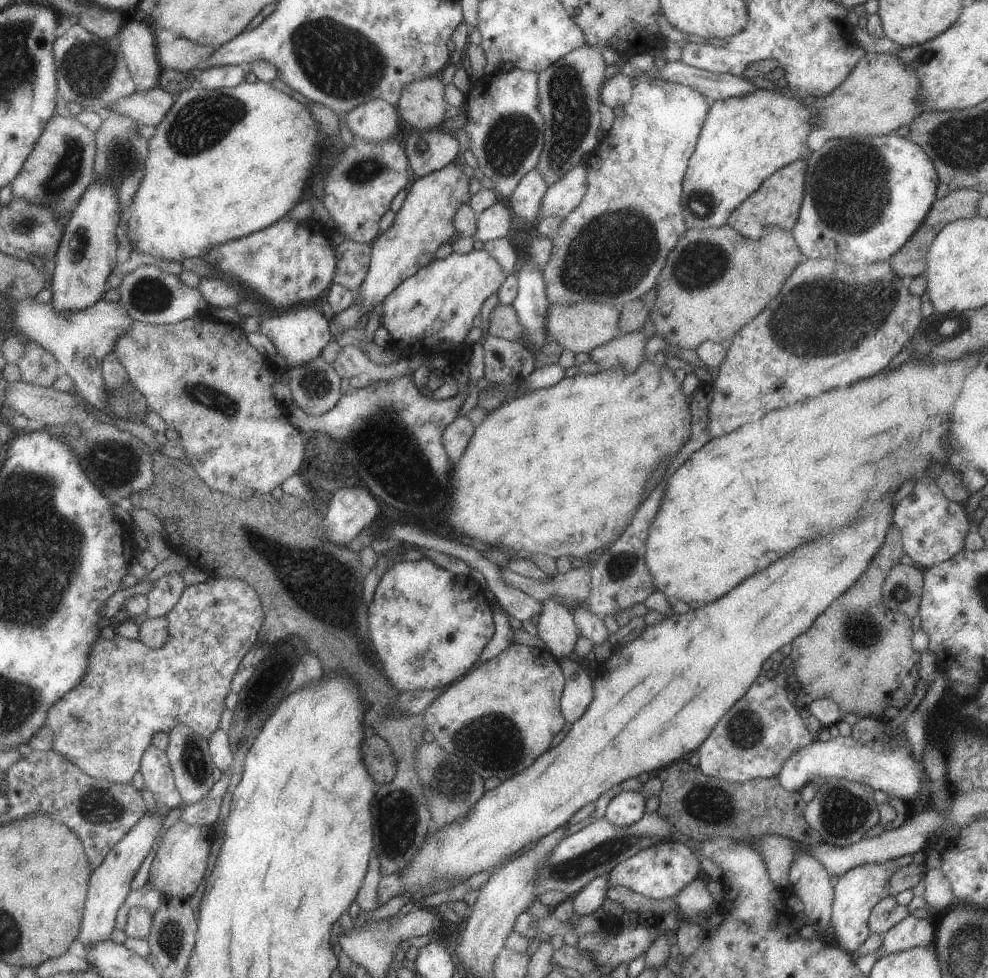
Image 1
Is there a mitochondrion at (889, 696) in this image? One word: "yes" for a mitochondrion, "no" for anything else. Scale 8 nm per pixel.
no

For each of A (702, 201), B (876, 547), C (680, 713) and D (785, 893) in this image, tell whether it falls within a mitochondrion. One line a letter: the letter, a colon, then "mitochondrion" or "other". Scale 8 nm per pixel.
A: mitochondrion
B: other
C: other
D: other

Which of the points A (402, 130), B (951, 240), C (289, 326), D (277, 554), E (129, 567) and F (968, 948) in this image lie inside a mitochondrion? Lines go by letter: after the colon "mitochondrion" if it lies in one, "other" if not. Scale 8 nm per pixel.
A: other
B: other
C: other
D: other
E: other
F: mitochondrion

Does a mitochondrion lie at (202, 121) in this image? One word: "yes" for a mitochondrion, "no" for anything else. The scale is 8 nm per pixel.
yes

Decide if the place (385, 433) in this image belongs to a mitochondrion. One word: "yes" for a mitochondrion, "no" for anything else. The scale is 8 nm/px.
yes

